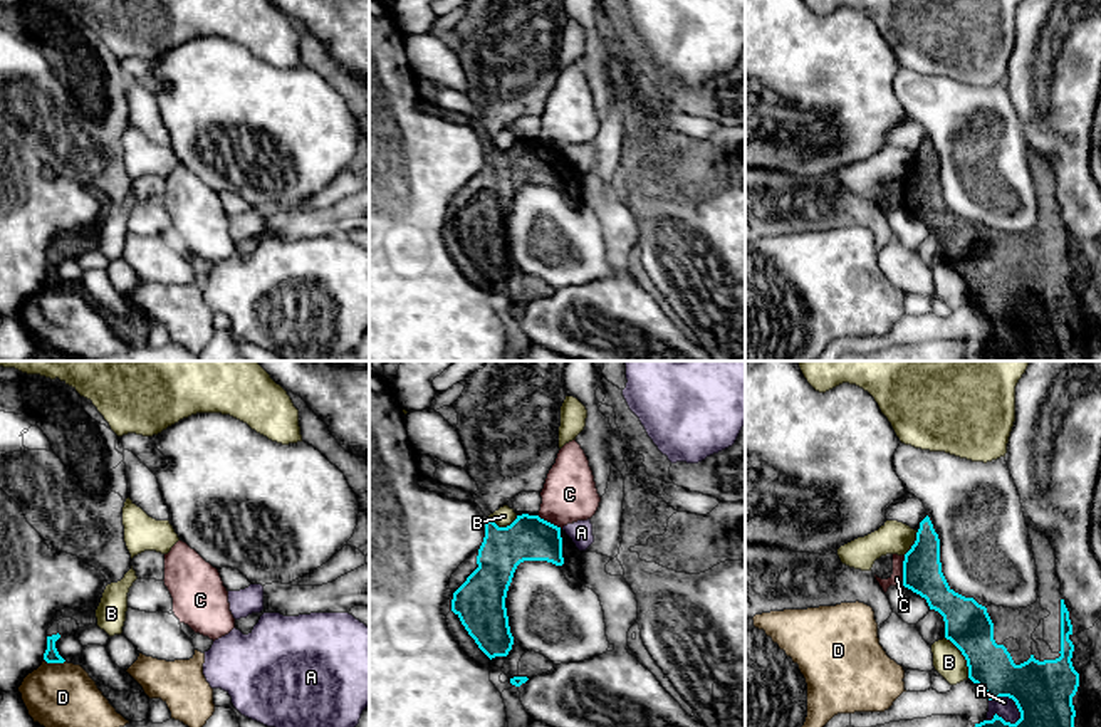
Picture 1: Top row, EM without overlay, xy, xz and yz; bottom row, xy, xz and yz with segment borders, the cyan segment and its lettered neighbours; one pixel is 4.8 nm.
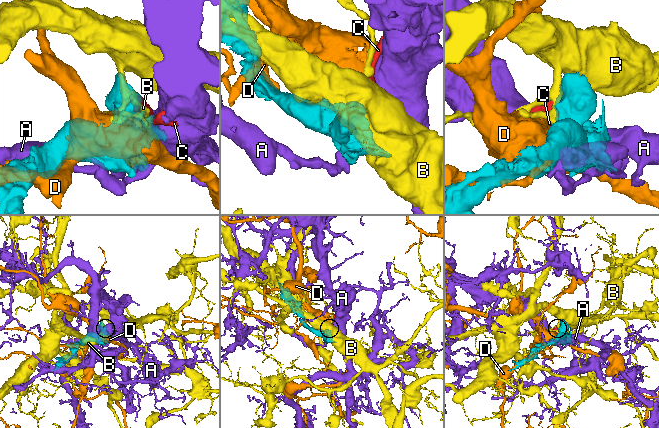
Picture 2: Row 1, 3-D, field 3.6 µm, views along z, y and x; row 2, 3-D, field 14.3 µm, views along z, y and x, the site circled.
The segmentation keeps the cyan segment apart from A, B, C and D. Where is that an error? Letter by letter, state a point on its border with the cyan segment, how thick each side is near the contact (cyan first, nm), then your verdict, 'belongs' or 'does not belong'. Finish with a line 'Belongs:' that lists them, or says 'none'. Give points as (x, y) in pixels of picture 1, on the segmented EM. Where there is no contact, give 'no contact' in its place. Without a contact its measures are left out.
A: yz (1004, 721) | 280/100 nm | does not belong
B: yz (964, 655) | 220/150 nm | does not belong
C: yz (903, 571) | 190/60 nm | does not belong
D: xy (54, 662) | 70/300 nm | does not belong
Belongs: none

